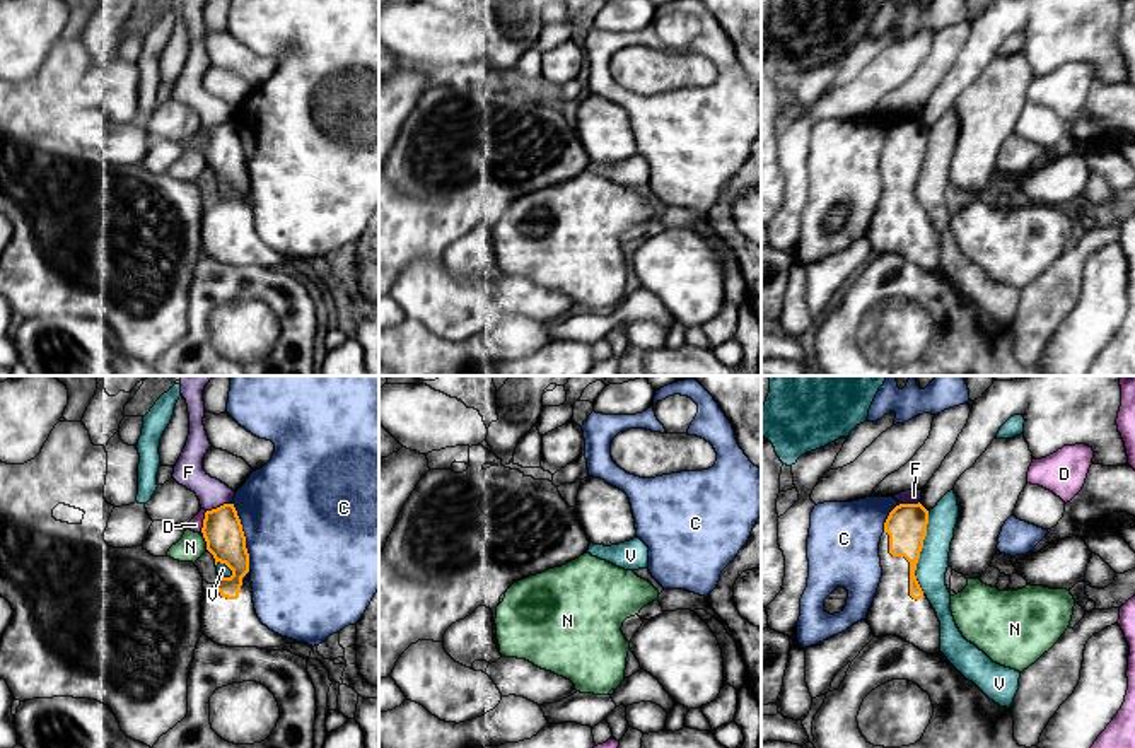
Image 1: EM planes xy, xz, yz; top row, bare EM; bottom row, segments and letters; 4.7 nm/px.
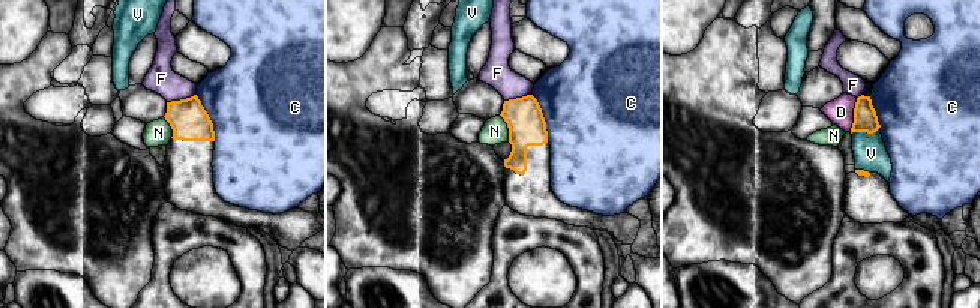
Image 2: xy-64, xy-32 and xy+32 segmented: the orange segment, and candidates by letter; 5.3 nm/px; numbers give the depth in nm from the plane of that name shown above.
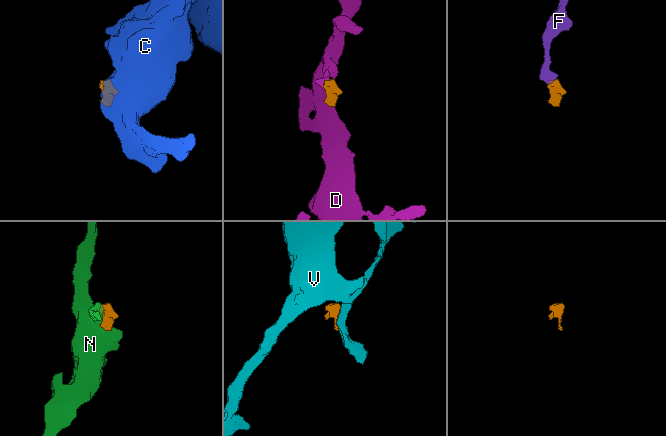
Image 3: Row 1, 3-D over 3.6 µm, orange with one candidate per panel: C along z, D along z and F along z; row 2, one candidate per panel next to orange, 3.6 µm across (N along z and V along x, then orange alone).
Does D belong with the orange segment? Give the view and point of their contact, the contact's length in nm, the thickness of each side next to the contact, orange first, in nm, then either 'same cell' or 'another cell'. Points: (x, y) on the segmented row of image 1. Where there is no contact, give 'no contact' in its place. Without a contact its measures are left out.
xy (203, 523) | 120 nm | 190/70 nm | another cell

